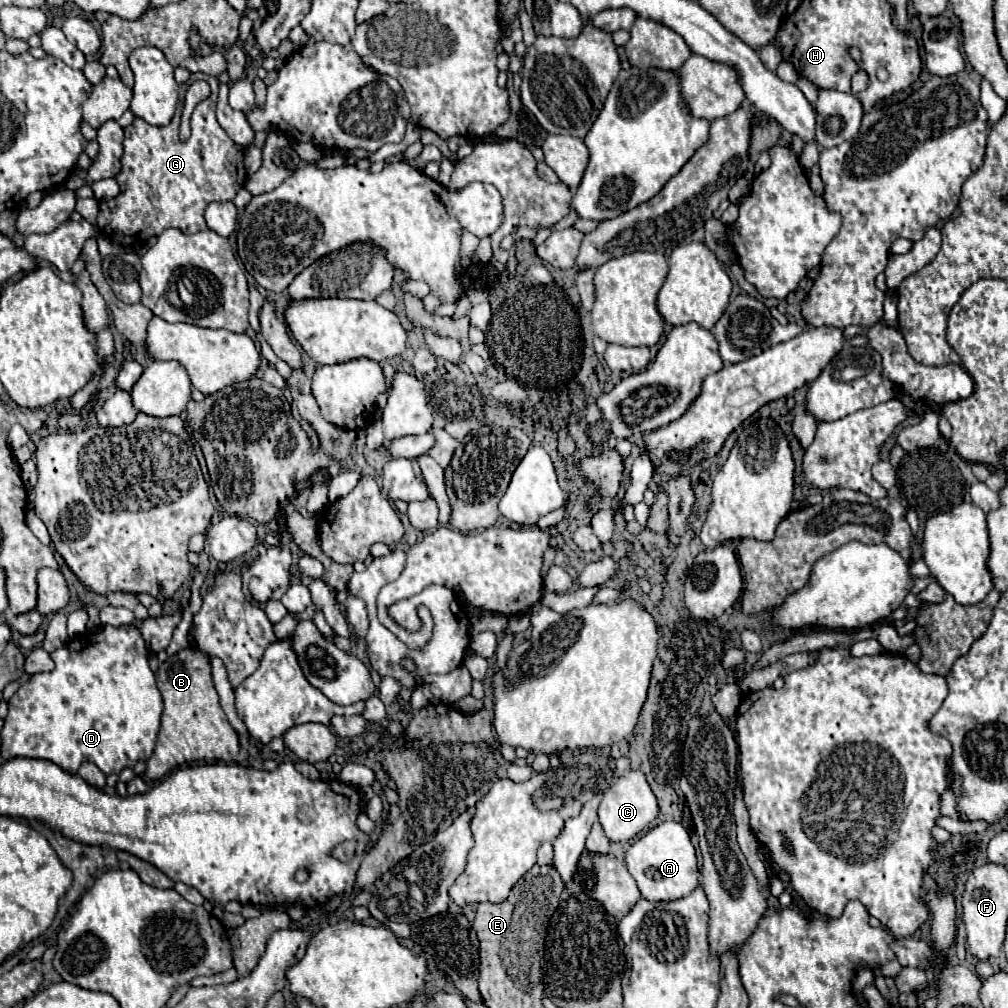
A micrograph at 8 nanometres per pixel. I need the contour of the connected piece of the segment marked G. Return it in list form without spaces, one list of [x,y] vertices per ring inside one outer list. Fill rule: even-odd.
[[[193,73],[191,79],[181,85],[181,93],[179,93],[181,101],[179,101],[179,107],[169,125],[155,127],[143,119],[135,119],[125,129],[125,141],[123,141],[125,153],[121,157],[123,169],[115,177],[121,187],[121,193],[115,199],[101,201],[101,211],[97,217],[99,229],[105,237],[109,237],[111,241],[121,243],[121,245],[135,245],[135,243],[145,243],[151,235],[161,235],[169,227],[177,227],[183,233],[197,233],[197,231],[207,229],[203,213],[211,201],[233,201],[235,199],[237,191],[245,185],[247,171],[243,167],[241,147],[237,143],[233,143],[229,139],[229,135],[217,123],[217,117],[215,117],[217,93],[219,93],[217,77],[211,77],[205,73]],[[199,79],[203,79],[211,85],[211,95],[195,107],[195,111],[191,115],[191,137],[189,137],[189,141],[183,143],[183,141],[179,141],[179,113],[183,109],[183,97],[185,97],[187,87]]]

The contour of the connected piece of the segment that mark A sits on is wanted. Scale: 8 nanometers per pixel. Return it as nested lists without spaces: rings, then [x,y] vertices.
[[[663,821],[661,825],[653,827],[647,835],[637,839],[637,843],[629,847],[625,855],[625,863],[629,873],[637,881],[641,895],[653,903],[687,897],[693,889],[699,887],[695,847],[689,839],[687,829],[677,821]]]

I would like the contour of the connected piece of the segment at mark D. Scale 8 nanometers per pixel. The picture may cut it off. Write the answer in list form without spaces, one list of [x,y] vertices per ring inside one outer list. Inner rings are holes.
[[[105,625],[93,635],[73,639],[63,649],[51,653],[55,669],[37,673],[23,683],[9,699],[9,713],[1,729],[1,757],[47,757],[63,765],[69,773],[77,773],[83,761],[95,763],[105,775],[121,773],[139,759],[149,759],[155,747],[163,699],[149,667],[147,645],[135,625]]]

